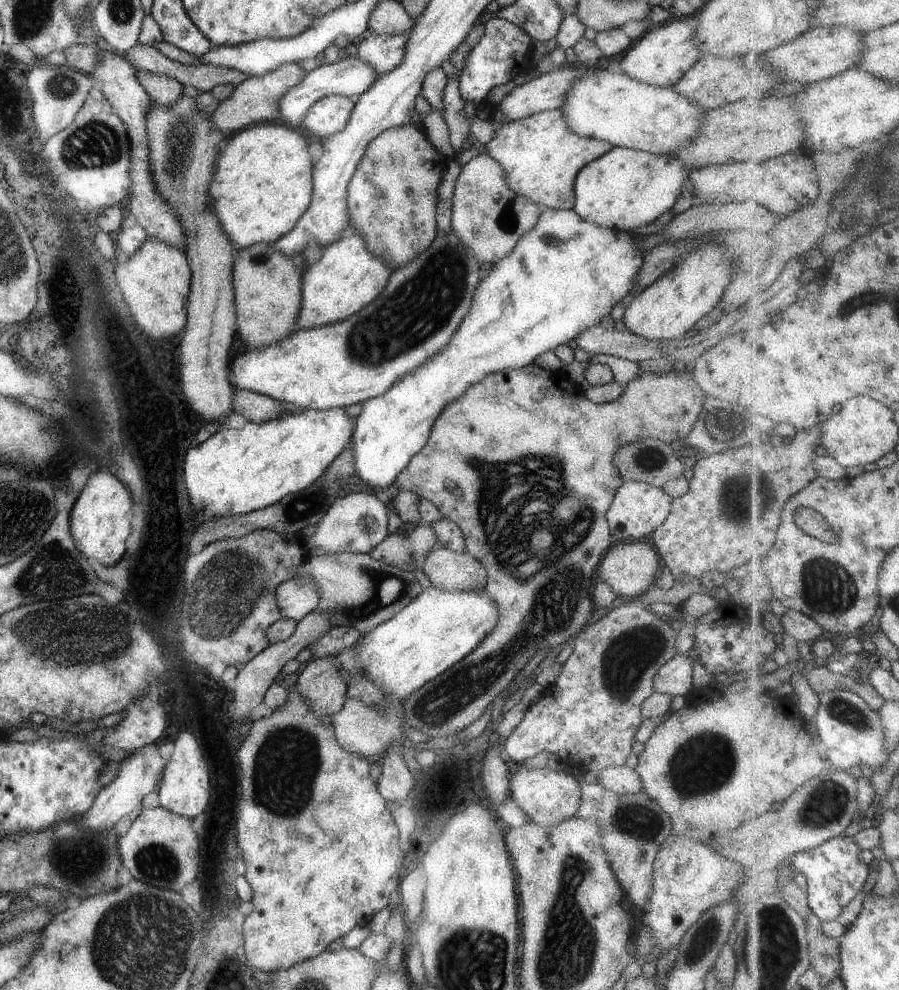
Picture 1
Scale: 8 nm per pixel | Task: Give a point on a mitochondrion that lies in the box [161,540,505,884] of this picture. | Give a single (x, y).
(288, 760)

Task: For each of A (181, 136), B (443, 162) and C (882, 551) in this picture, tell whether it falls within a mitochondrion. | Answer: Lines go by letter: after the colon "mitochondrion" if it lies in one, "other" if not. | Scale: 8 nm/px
A: mitochondrion
B: other
C: other

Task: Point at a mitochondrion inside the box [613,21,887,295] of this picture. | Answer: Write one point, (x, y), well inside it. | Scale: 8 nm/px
(876, 189)

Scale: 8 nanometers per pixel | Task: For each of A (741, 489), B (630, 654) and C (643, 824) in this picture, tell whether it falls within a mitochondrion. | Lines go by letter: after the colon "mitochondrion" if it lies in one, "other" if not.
A: mitochondrion
B: mitochondrion
C: mitochondrion

